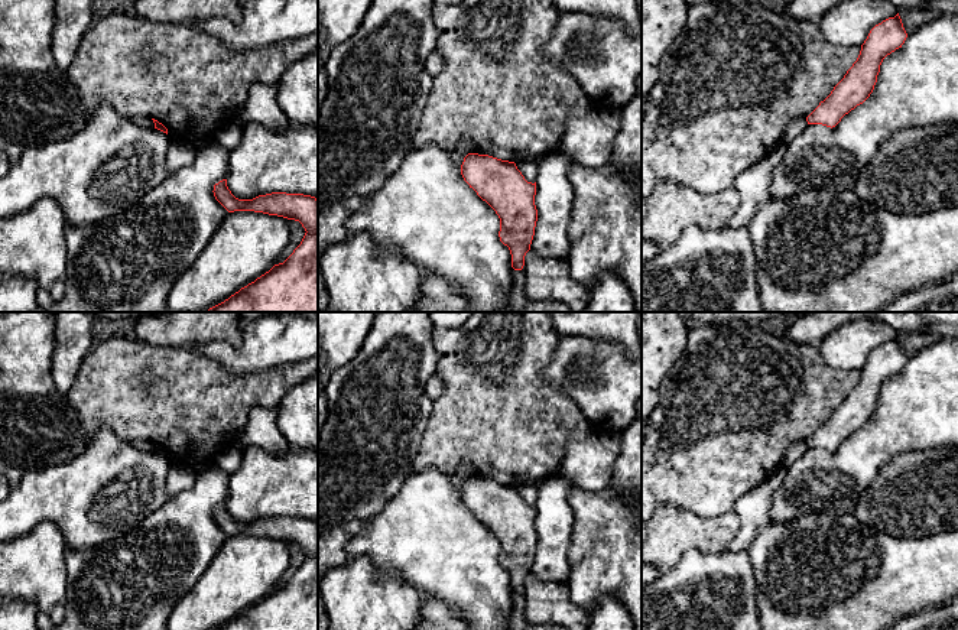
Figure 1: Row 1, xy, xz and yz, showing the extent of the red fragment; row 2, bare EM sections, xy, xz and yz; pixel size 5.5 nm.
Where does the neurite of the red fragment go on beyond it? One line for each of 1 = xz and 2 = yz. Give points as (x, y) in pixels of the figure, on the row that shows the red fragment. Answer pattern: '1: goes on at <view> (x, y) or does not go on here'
1: does not go on here
2: does not go on here

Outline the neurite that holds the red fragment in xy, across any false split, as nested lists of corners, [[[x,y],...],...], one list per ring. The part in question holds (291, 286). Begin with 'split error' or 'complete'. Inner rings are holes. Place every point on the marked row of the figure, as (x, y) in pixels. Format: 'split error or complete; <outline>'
complete; [[[227,179],[215,184],[212,192],[228,212],[254,211],[295,220],[302,224],[306,233],[283,263],[275,264],[269,272],[207,312],[318,312],[318,199],[311,195],[286,192],[238,199],[228,189]]]

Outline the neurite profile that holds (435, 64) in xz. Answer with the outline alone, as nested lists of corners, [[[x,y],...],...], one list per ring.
[[[435,51],[429,56],[429,59],[426,62],[426,68],[428,68],[428,71],[429,71],[429,74],[432,77],[435,77],[435,75],[442,72],[442,69],[444,69],[444,58],[442,58],[442,55],[438,51]]]

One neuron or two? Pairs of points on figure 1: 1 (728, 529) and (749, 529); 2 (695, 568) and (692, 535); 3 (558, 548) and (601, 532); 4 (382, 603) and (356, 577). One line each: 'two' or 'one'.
1: two
2: two
3: two
4: one

